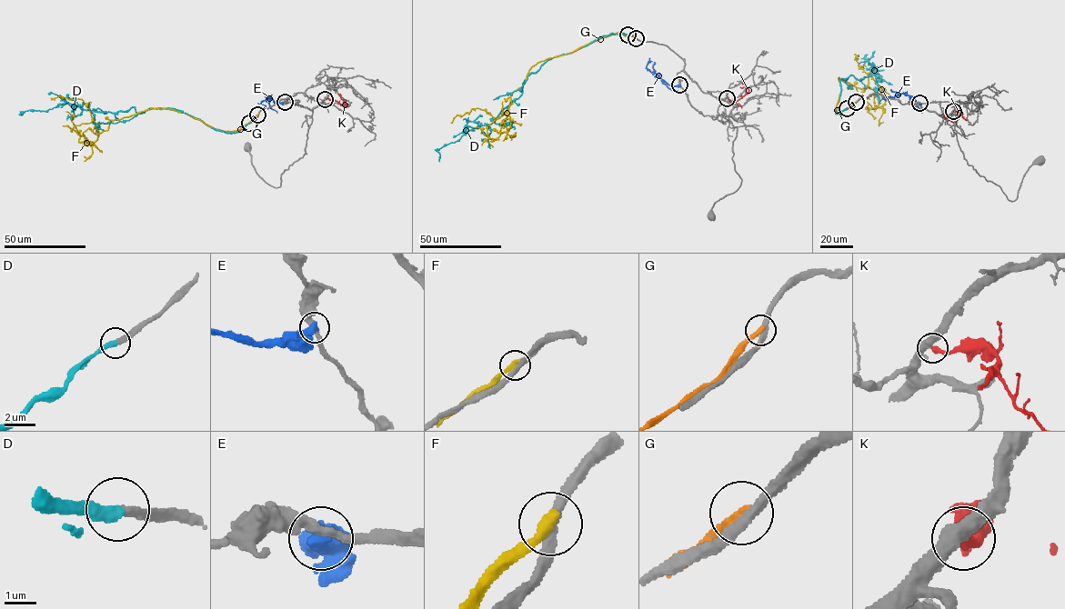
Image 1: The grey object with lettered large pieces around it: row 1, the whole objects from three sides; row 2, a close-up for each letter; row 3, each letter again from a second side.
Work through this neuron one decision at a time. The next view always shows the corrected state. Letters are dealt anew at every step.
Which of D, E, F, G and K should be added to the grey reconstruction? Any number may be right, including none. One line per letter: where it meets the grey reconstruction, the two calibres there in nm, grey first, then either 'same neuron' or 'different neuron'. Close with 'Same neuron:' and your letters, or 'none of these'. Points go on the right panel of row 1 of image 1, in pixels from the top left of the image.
D: (847, 108) | 280/380 nm | same neuron
E: (919, 103) | 320/480 nm | different neuron
F: (857, 101) | 300/400 nm | different neuron
G: (856, 102) | 320/280 nm | different neuron
K: (953, 111) | 440/280 nm | different neuron
Same neuron: D

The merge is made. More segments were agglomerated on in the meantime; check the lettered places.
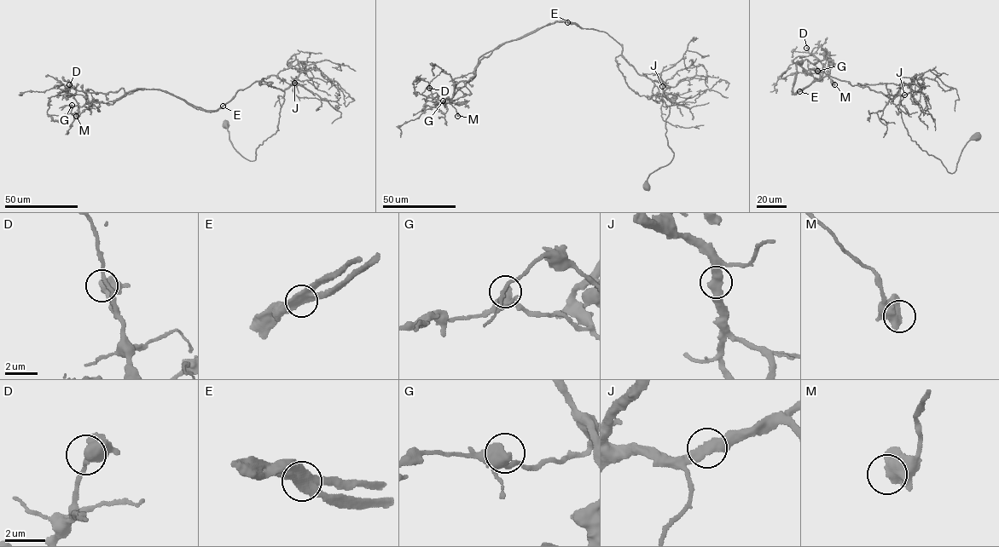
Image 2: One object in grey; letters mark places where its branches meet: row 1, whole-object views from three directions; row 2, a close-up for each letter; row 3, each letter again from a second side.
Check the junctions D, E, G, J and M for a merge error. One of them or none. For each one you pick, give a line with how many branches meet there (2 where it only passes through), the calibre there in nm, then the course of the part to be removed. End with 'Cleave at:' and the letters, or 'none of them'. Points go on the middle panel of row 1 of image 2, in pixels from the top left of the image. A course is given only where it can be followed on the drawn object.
E: 2 branches meet; 480 nm thick; foreign part runs (567, 22), (538, 28), (479, 56), (474, 75), (455, 85), (448, 102), (415, 94), (414, 80), (426, 78)
Cleave at: E

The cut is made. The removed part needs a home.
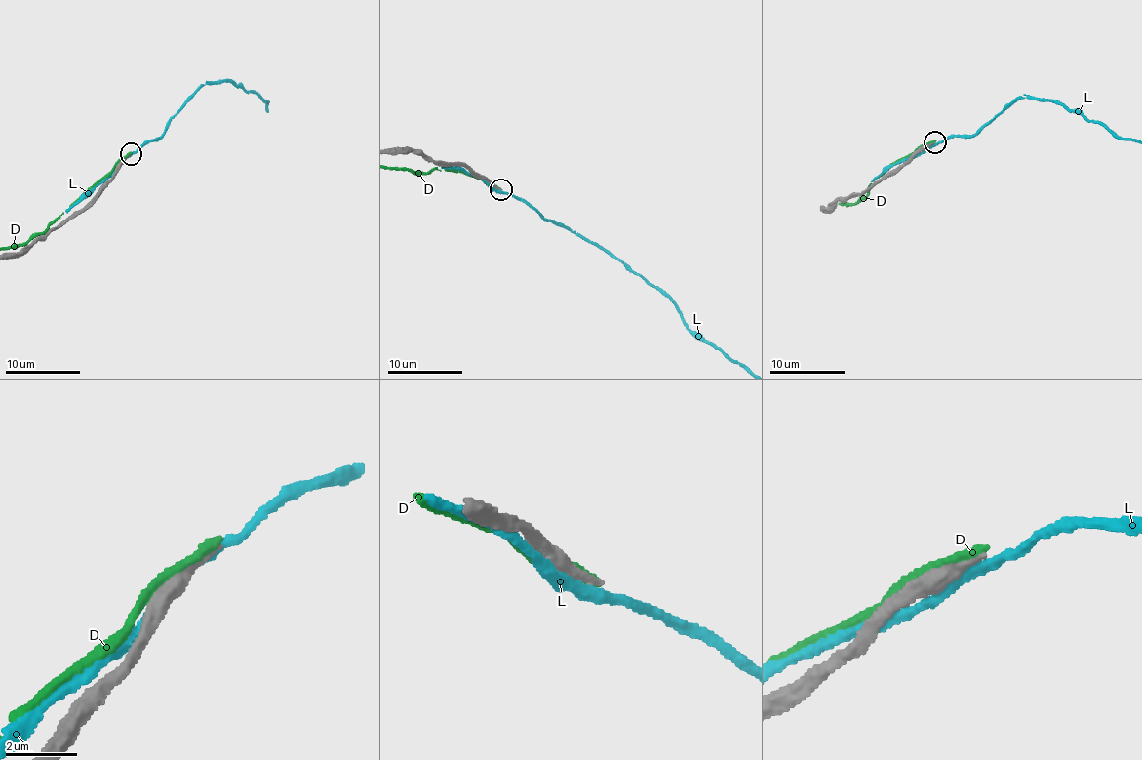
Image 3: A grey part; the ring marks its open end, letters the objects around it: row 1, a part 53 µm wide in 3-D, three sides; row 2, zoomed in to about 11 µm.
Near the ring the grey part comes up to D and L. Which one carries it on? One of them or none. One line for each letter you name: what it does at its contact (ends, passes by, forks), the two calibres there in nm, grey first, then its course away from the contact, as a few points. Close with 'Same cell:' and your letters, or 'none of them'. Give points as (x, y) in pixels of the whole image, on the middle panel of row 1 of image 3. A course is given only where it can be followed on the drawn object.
Same cell: none of them

